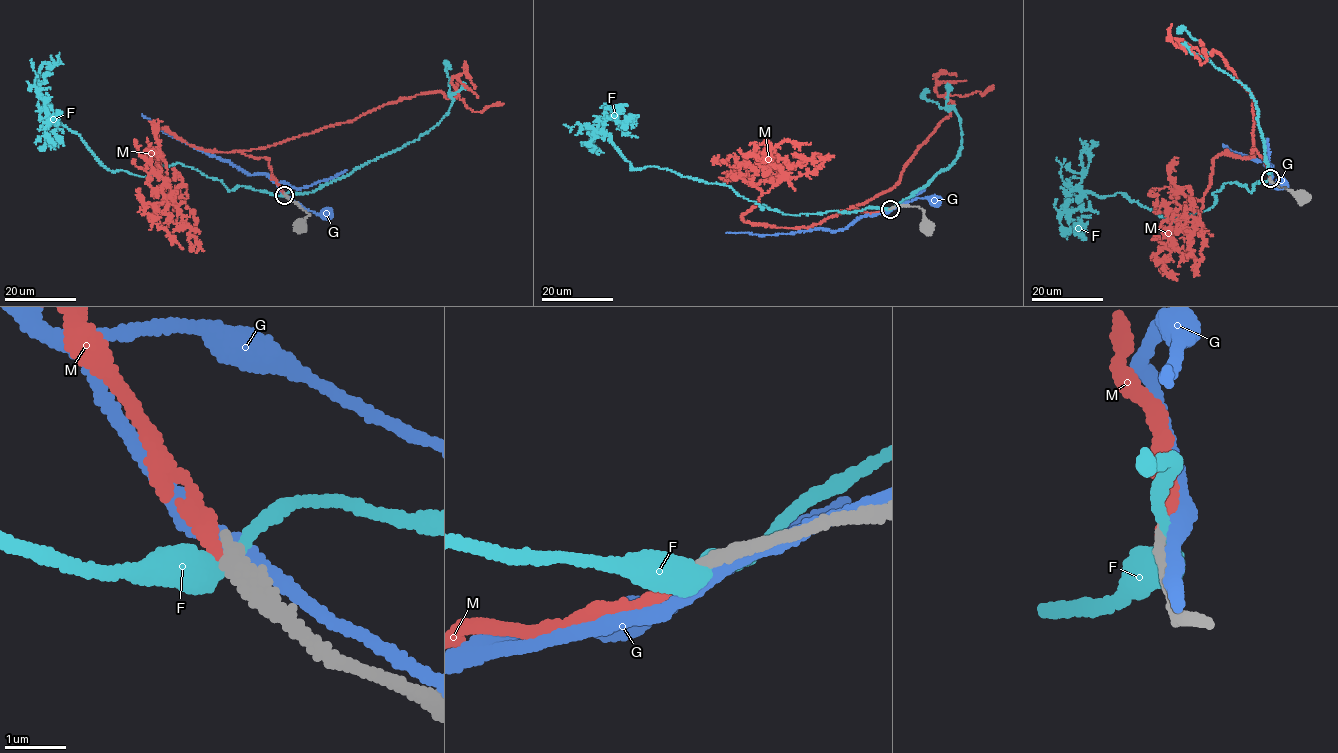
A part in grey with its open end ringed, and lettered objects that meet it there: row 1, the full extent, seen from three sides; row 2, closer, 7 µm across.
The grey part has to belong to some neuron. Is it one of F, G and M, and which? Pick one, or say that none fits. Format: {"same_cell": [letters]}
{"same_cell": ["M"]}

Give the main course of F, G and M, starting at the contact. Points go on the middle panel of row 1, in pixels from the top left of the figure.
F: (890, 209), (791, 215), (726, 185), (632, 167), (598, 125), (637, 115)
G: (892, 208), (920, 197), (935, 201)
M: (889, 209), (850, 207), (829, 217), (890, 190), (951, 115), (946, 94), (984, 94), (993, 85)

